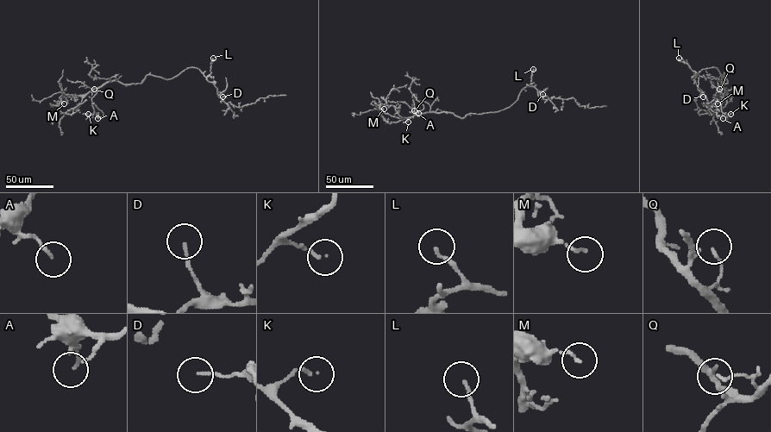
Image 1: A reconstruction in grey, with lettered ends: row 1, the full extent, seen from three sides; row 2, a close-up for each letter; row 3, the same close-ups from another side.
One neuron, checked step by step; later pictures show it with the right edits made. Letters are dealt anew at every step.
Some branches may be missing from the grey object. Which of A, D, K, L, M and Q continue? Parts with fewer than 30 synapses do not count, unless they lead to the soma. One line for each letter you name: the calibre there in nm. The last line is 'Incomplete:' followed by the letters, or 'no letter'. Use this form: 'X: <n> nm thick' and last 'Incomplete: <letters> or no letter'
K: 100 nm thick
Incomplete: K

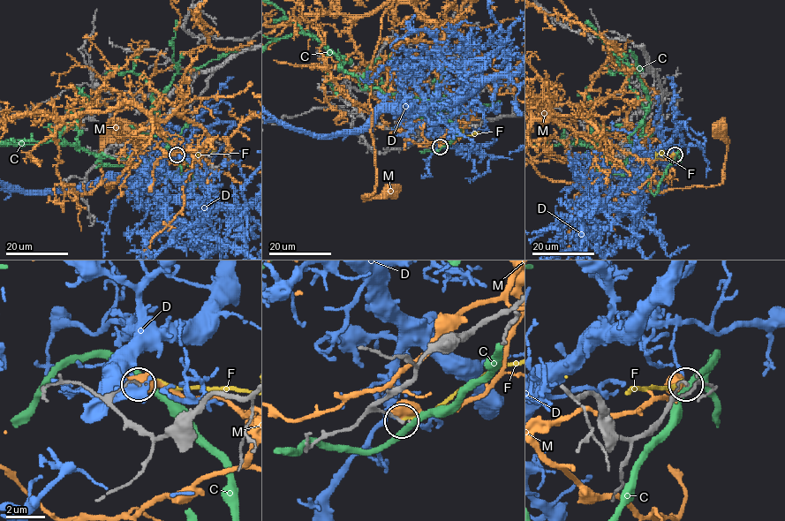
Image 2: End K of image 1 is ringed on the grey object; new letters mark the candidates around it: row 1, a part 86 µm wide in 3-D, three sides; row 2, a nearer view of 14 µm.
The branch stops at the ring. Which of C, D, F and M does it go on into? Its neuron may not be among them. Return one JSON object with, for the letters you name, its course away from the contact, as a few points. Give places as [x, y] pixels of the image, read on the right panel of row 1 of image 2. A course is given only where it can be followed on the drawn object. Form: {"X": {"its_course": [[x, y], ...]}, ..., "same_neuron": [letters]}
{"same_neuron": []}

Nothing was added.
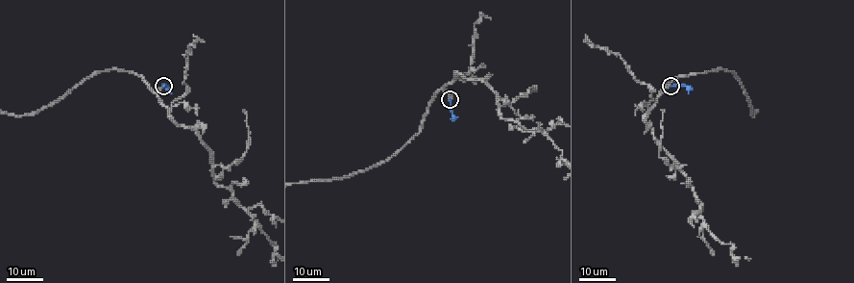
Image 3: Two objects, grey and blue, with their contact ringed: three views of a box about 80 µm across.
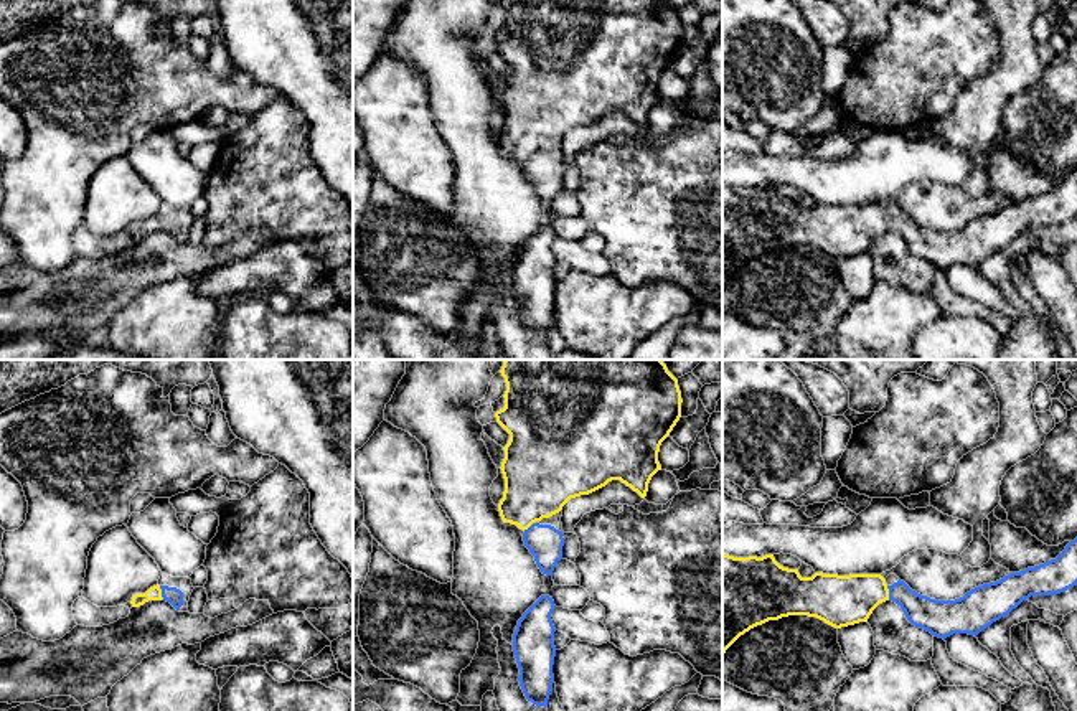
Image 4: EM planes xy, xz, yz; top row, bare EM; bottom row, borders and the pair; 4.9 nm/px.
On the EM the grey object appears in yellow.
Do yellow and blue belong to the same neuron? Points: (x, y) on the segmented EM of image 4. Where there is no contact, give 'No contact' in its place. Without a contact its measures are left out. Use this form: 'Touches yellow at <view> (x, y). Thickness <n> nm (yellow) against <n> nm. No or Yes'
Touches yellow at yz (888, 593). Thickness 260 nm (yellow) against 160 nm. Yes

